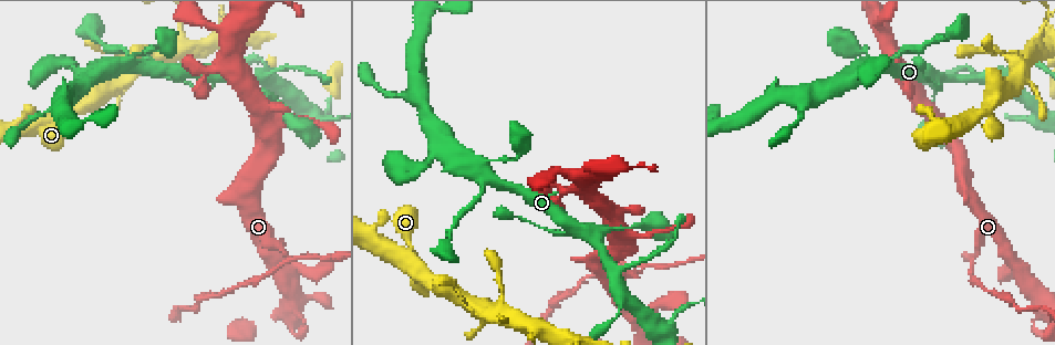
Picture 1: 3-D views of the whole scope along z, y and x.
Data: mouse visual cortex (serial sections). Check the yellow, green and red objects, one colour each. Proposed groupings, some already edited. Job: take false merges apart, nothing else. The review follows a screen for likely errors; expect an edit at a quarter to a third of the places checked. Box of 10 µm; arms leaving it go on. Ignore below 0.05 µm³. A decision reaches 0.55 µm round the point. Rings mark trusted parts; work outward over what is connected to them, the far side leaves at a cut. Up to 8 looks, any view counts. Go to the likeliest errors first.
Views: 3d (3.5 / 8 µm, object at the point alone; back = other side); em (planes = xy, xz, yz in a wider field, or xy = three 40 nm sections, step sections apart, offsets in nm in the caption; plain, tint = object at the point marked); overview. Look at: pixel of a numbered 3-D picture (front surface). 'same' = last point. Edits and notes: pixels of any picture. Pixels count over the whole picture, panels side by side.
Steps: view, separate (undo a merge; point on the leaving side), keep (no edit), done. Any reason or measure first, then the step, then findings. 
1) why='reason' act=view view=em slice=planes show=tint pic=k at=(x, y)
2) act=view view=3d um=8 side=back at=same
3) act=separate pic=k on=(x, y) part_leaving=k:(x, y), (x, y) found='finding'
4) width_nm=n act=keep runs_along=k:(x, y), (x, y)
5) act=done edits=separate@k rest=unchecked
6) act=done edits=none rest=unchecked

why='three arms meet' act=view view=3d um=3.5 pic=1 at=(973, 258)

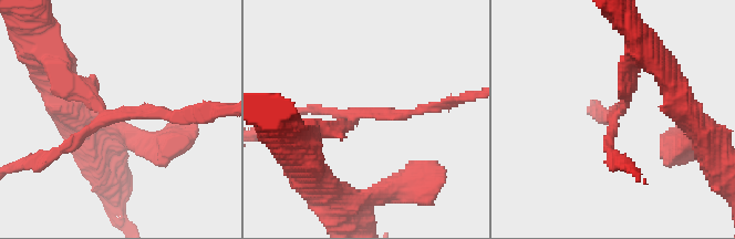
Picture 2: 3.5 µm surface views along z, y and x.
arms=3 arm_widths_nm=150,150,250 act=view view=em slice=xy step=5 show=tint pic=2 at=(104, 111)

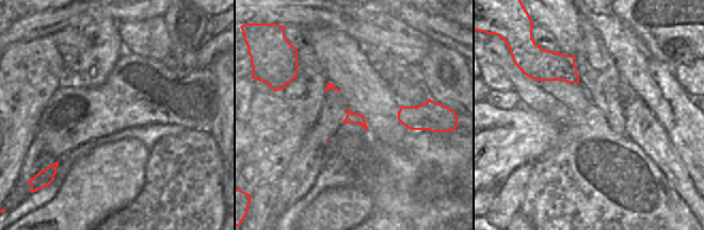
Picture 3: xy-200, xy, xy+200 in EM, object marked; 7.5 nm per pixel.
act=separate pic=2 on=(613, 133) part_leaving=2:(624, 103), (611, 130), (617, 160) found='a second cell is stuck on'

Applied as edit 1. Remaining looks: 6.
why='sharp bend' act=view view=em slice=xy step=5 show=tint pic=1 at=(941, 77)

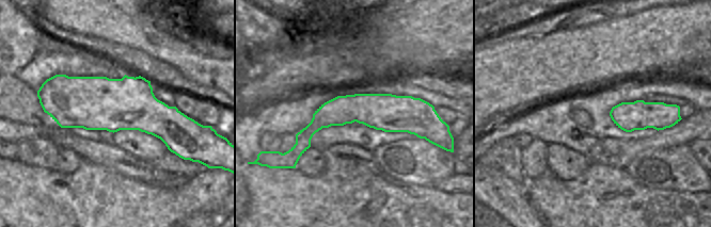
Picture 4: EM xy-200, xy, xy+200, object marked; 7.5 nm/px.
why='wider look' act=view view=3d um=3.5 at=same

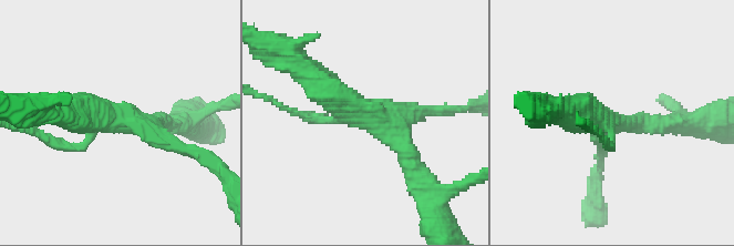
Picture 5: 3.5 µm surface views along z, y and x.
act=keep runs_along=4:(425, 120), (330, 113), (295, 148) found='all the same cell'

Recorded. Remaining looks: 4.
why='thin neck' act=view view=3d um=3.5 pic=1 at=(260, 58)

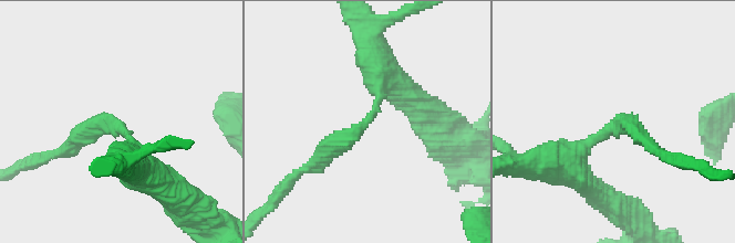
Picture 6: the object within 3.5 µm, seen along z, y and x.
arm_widths_nm=250,450 act=view view=em slice=xy step=1 show=plain pic=6 at=(365, 122)

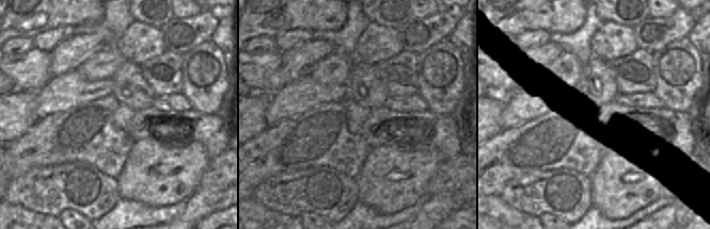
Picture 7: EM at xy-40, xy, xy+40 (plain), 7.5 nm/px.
why='with the object marked' act=view view=em slice=xy step=1 show=tint at=same

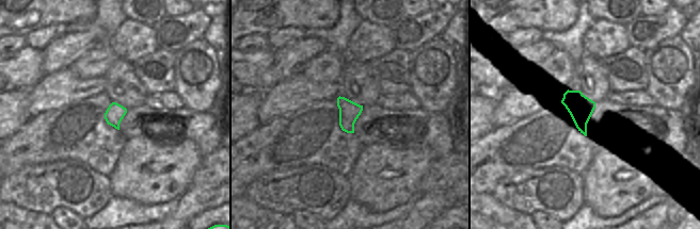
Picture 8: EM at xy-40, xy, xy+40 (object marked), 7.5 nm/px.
act=separate pic=6 on=(95, 134) found='a second cell is stuck on'

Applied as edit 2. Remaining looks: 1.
act=done edits=separate@2,separate@6 rest=unchecked

